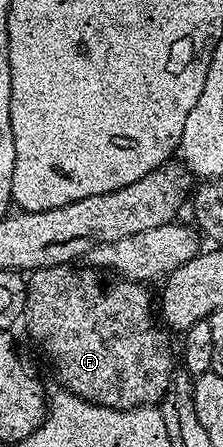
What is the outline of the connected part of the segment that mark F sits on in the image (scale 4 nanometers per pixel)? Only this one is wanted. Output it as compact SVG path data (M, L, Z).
M60 264L50 268L38 268L28 277L25 285L25 314L23 324L29 327L29 336L45 351L45 356L51 363L57 367L57 376L62 380L64 387L73 392L79 398L89 400L92 404L107 406L115 410L131 410L132 408L147 407L149 405L158 405L167 396L171 388L171 381L175 373L175 356L169 353L169 340L166 329L159 323L155 315L155 300L149 297L149 292L144 283L127 280L124 278L114 279L114 284L108 284L104 280L102 273L92 266L77 269L77 266Z

